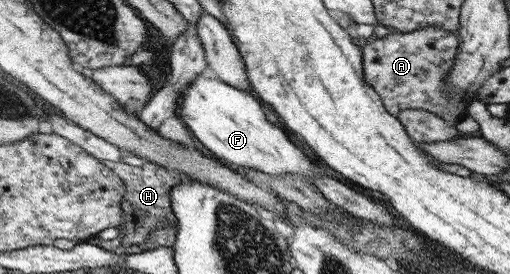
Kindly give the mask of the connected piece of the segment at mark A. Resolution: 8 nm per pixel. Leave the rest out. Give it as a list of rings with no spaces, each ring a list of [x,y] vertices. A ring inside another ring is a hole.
[[[427,26],[407,33],[390,33],[384,37],[369,39],[362,42],[362,72],[364,80],[378,93],[387,113],[398,117],[398,113],[404,109],[420,109],[445,120],[448,123],[455,123],[462,116],[466,115],[465,107],[469,101],[459,101],[459,97],[446,93],[446,77],[452,68],[452,63],[457,53],[458,38],[455,33],[445,31],[437,26]]]

